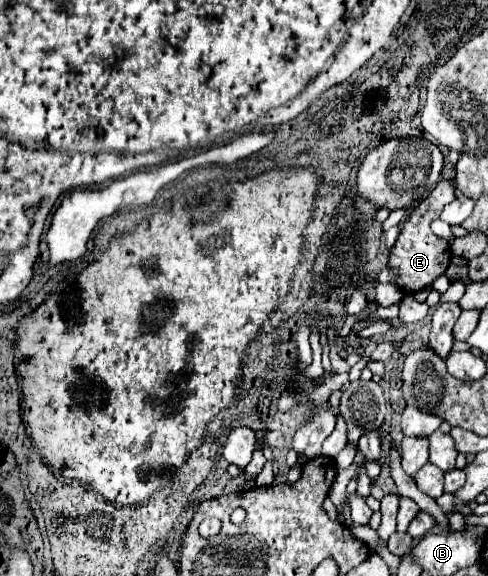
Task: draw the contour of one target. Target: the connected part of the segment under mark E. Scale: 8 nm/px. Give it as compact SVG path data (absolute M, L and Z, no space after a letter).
M441 181L429 195L427 199L423 199L415 209L413 213L405 219L403 227L401 227L401 235L397 239L397 243L393 245L391 253L389 253L389 269L395 269L397 271L397 277L395 277L395 285L403 291L403 293L417 293L425 287L429 287L439 275L445 273L445 269L449 267L451 263L451 249L449 249L449 243L441 237L437 237L433 231L431 231L431 221L437 219L441 215L441 209L445 203L453 201L455 199L455 187L451 185L451 181Z

